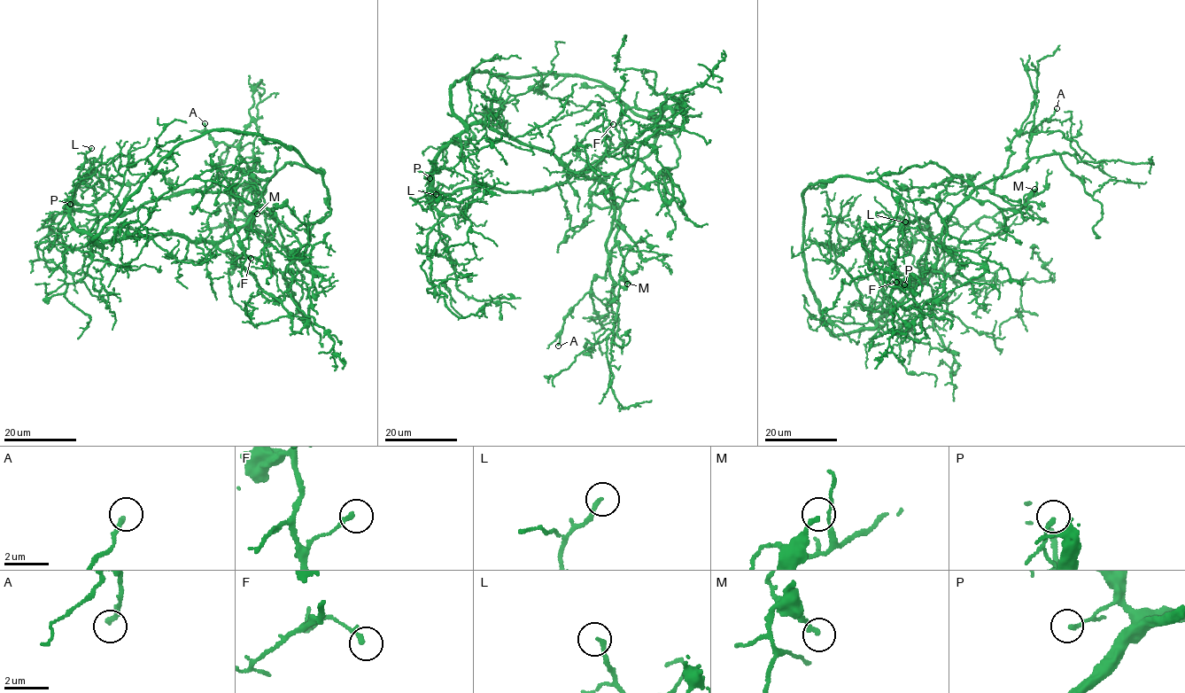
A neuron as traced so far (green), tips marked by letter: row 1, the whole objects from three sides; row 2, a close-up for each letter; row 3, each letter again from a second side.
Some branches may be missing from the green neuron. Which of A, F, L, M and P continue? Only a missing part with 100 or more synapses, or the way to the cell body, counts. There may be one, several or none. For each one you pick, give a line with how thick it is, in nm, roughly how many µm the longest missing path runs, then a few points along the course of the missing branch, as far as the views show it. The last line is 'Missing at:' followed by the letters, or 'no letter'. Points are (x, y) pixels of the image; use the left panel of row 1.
Missing at: no letter

